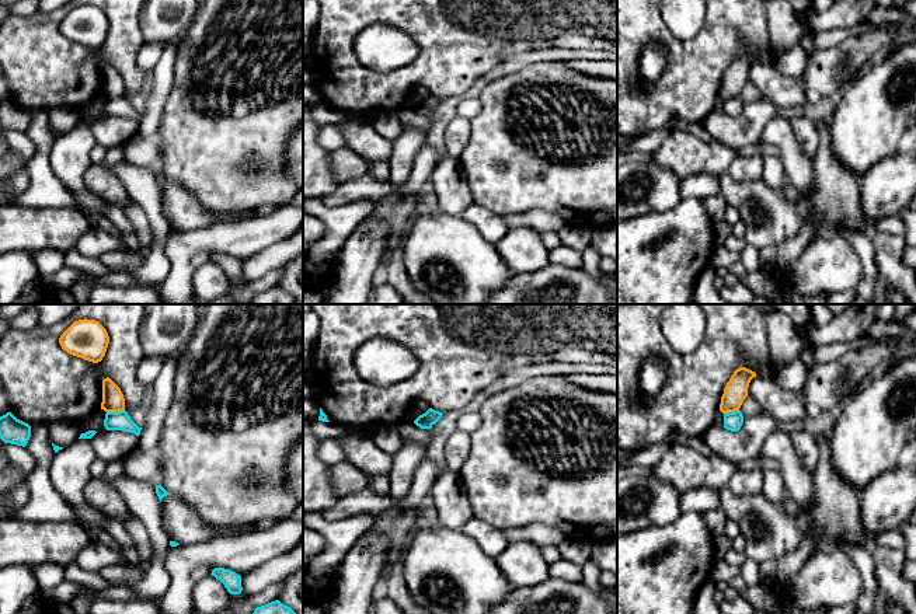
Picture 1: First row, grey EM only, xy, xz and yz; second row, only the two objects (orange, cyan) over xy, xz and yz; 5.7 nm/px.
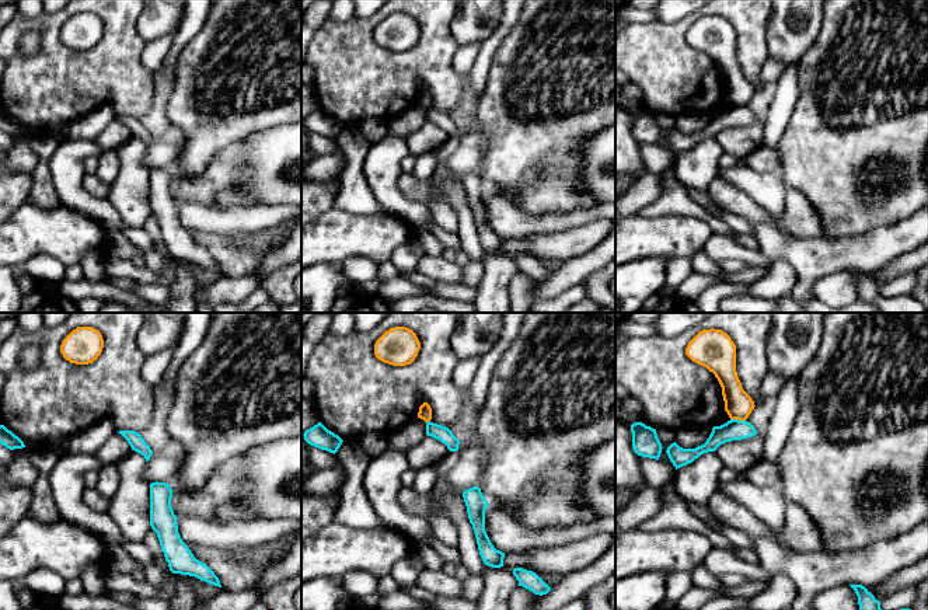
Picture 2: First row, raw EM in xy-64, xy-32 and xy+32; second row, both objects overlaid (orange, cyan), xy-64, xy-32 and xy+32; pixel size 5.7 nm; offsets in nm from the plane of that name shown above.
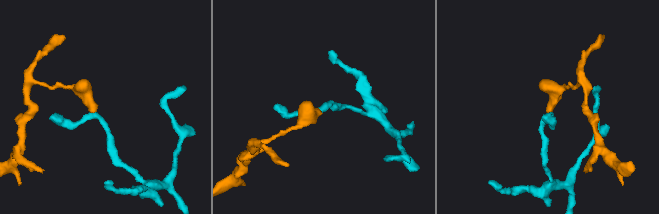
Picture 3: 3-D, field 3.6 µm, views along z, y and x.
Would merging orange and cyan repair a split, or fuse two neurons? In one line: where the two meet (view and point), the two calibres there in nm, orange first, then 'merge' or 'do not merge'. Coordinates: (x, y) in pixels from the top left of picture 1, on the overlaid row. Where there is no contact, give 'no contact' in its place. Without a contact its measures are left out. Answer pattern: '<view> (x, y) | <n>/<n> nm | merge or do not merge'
xy (115, 411) | 130/110 nm | do not merge

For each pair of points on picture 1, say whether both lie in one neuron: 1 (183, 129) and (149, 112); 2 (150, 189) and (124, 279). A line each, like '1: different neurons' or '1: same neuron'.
1: different neurons
2: different neurons

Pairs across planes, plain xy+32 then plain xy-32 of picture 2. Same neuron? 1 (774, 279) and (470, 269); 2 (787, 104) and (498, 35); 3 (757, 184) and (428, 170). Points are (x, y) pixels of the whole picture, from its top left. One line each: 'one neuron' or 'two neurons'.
1: one neuron
2: one neuron
3: two neurons

